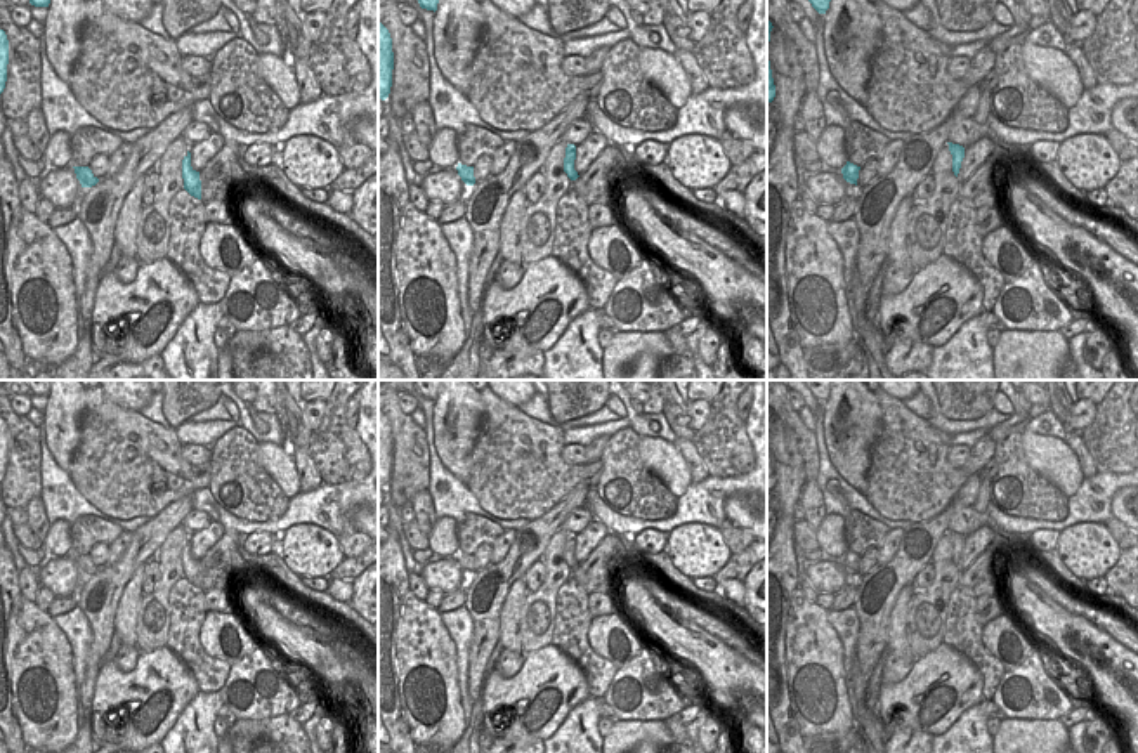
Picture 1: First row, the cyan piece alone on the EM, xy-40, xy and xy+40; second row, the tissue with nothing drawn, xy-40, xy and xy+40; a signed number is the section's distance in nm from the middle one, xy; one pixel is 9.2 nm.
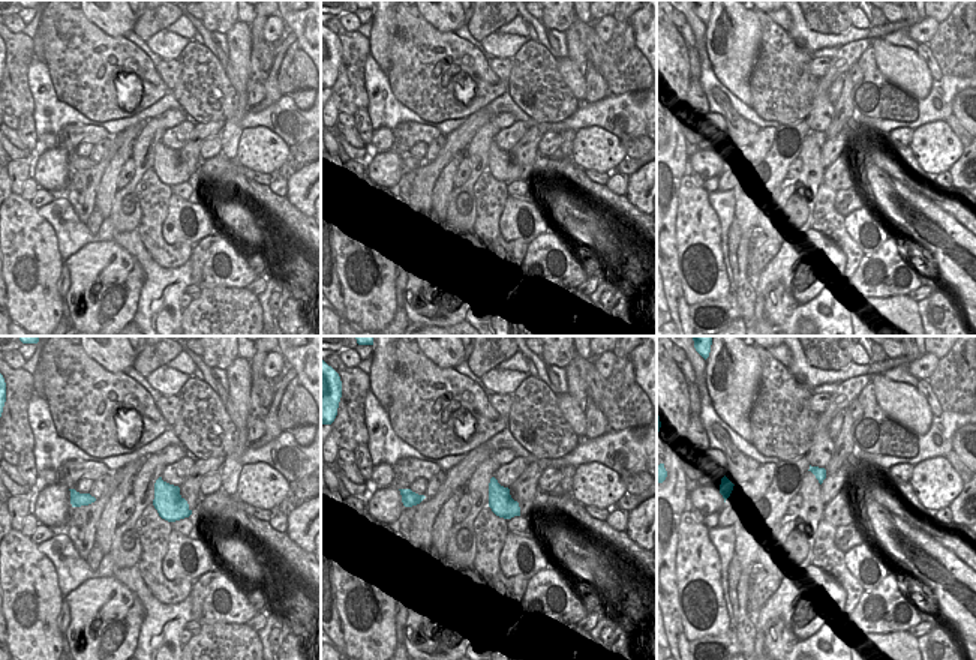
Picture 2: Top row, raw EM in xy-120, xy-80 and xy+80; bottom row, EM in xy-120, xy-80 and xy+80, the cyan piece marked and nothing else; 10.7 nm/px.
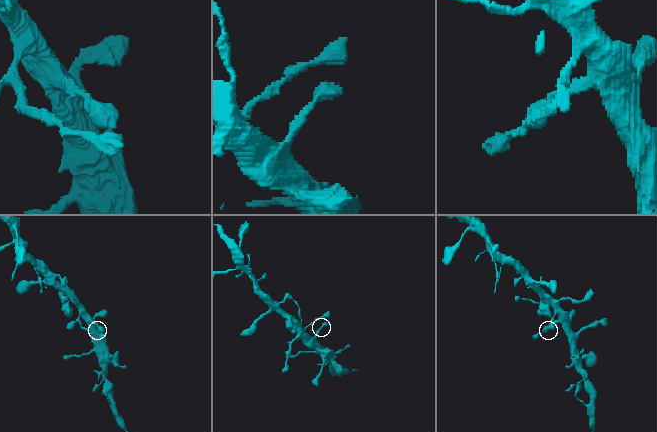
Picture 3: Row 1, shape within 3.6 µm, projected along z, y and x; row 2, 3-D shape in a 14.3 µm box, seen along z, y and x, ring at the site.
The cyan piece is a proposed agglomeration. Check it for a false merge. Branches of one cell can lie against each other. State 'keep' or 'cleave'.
keep

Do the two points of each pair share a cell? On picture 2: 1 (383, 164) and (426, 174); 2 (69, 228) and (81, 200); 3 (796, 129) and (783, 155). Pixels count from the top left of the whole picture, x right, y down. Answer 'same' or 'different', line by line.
1: different
2: different
3: same

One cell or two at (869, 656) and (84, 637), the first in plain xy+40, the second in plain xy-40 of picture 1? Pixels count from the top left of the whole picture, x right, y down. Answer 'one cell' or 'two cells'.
two cells

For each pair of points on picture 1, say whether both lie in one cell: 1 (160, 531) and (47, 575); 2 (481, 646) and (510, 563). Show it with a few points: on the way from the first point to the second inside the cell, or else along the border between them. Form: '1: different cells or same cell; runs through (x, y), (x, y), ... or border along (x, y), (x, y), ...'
1: different cells; border along (87, 576), (77, 594)
2: same cell; runs through (486, 625), (486, 611), (500, 583)

